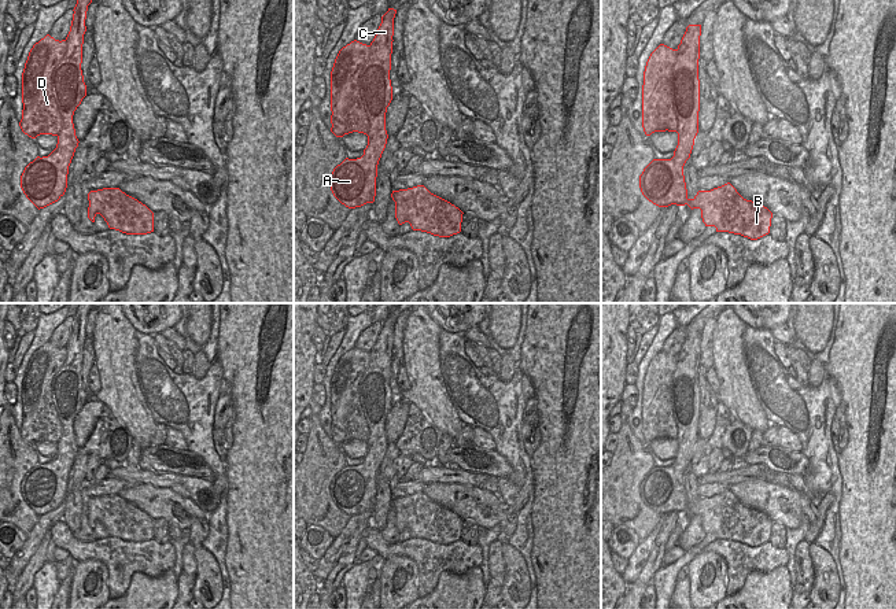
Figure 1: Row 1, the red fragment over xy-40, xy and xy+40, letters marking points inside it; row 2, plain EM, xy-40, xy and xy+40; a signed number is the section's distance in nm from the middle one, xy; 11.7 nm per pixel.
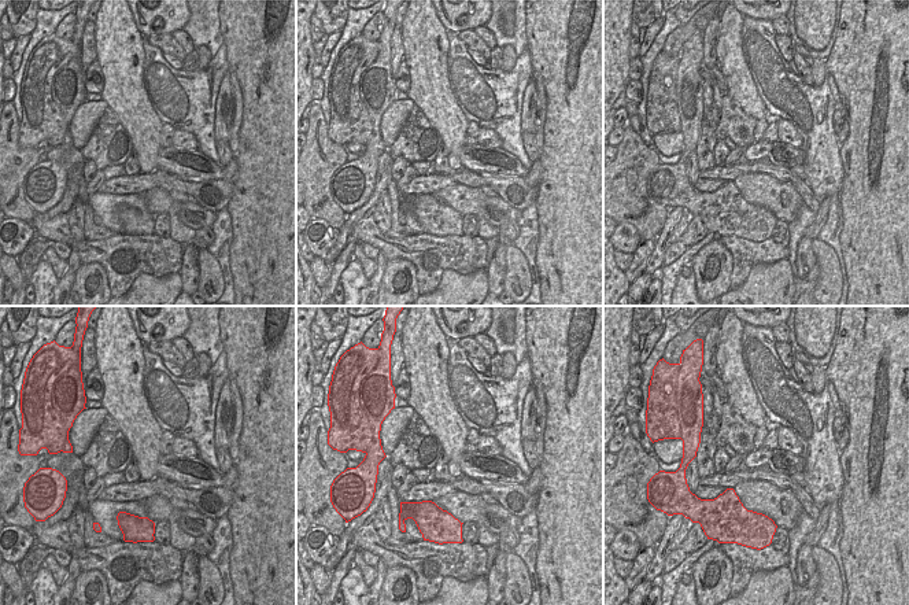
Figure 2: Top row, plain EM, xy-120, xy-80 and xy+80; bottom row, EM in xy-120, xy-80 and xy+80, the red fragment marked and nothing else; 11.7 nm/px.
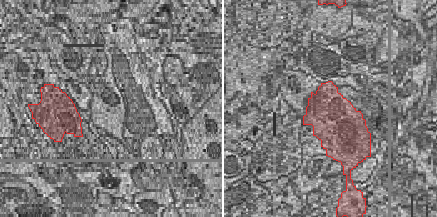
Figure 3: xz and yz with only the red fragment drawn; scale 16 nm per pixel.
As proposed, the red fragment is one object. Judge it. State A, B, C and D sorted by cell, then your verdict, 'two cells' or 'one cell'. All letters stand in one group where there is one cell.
A B C / D; two cells

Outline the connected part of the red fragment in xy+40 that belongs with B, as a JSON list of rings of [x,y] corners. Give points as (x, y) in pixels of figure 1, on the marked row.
[[[689,25],[678,45],[679,74],[674,81],[672,96],[678,118],[678,145],[674,156],[653,159],[639,176],[639,188],[659,207],[687,204],[692,210],[701,210],[705,226],[757,240],[770,233],[773,213],[763,204],[744,199],[730,182],[711,191],[698,191],[693,199],[687,198],[683,166],[698,133],[700,36],[701,25]]]

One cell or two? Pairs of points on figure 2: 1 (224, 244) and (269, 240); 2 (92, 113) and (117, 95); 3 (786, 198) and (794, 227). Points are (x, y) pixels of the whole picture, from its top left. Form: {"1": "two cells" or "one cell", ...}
{"1": "two cells", "2": "two cells", "3": "two cells"}

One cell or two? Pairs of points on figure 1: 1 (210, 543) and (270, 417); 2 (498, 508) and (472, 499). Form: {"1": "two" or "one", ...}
{"1": "two", "2": "one"}

